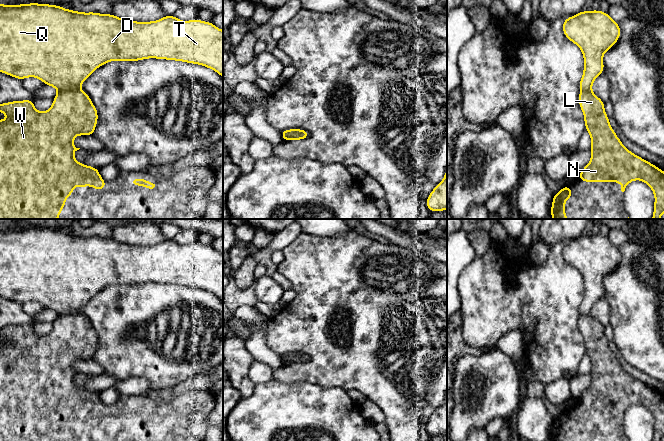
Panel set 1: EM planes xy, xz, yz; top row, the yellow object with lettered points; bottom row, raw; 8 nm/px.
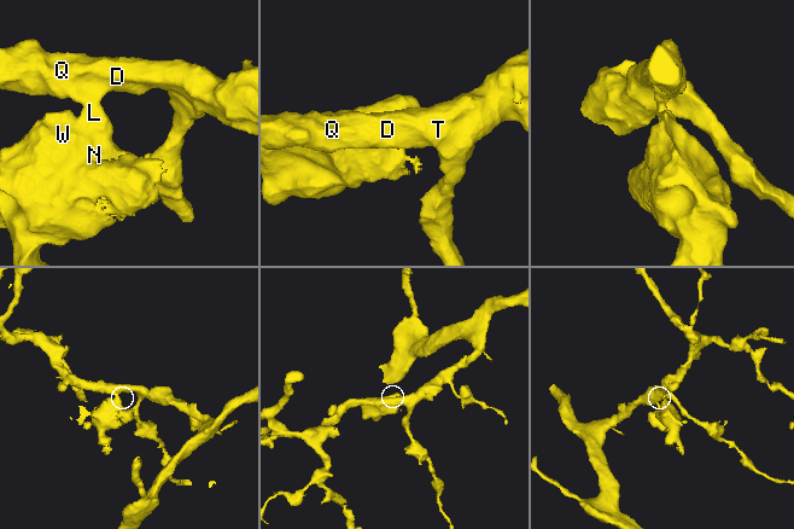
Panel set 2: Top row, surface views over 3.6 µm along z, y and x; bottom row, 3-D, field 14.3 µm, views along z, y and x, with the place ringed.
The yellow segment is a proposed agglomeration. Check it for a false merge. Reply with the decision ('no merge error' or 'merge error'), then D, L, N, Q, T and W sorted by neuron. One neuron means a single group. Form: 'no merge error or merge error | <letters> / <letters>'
merge error | D Q T / L N W

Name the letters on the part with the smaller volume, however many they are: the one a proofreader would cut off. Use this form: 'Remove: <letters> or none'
Remove: L, N, W

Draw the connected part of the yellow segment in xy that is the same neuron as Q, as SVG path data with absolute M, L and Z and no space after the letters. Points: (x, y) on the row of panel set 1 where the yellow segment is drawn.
M0 3L0 71L16 79L36 77L59 91L77 90L97 68L107 62L149 58L202 65L216 71L223 78L223 30L211 21L182 21L174 15L166 15L157 21L139 22L122 19L114 14L68 10L59 5Z

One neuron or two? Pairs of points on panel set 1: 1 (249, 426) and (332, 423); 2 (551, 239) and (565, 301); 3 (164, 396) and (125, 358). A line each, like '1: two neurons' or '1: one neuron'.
1: one neuron
2: two neurons
3: two neurons

